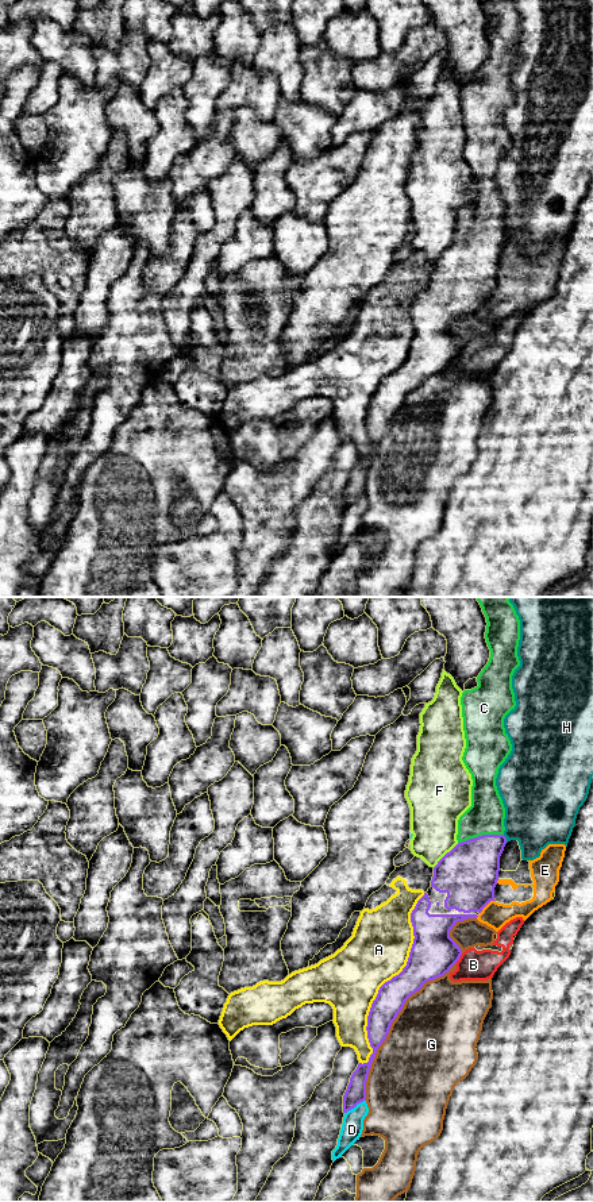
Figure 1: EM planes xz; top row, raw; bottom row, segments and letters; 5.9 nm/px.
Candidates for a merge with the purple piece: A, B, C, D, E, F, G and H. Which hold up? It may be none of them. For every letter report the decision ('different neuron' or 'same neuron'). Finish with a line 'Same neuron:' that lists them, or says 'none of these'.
A: different neuron
B: different neuron
C: same neuron
D: different neuron
E: different neuron
F: different neuron
G: different neuron
H: different neuron
Same neuron: C

